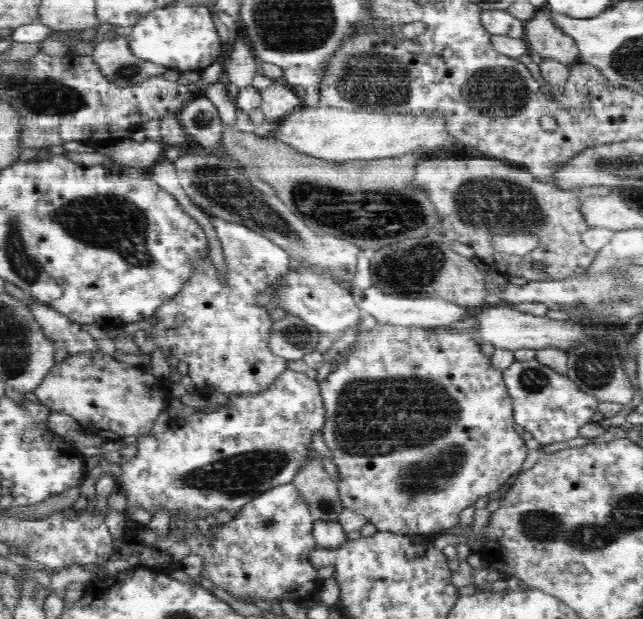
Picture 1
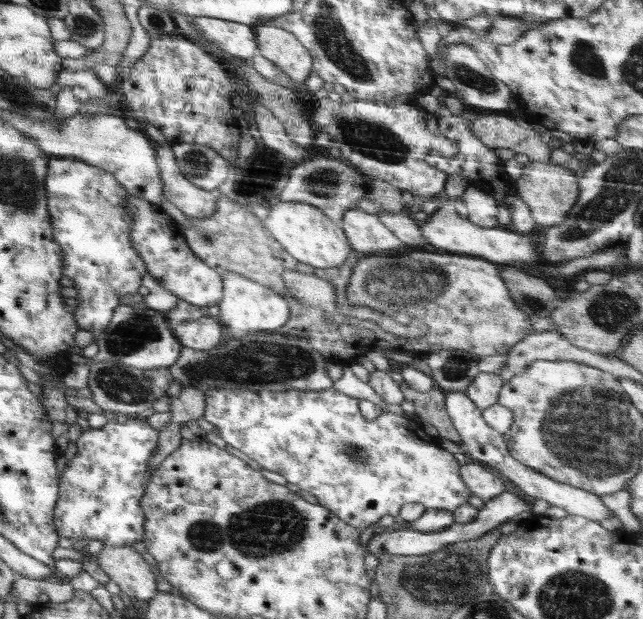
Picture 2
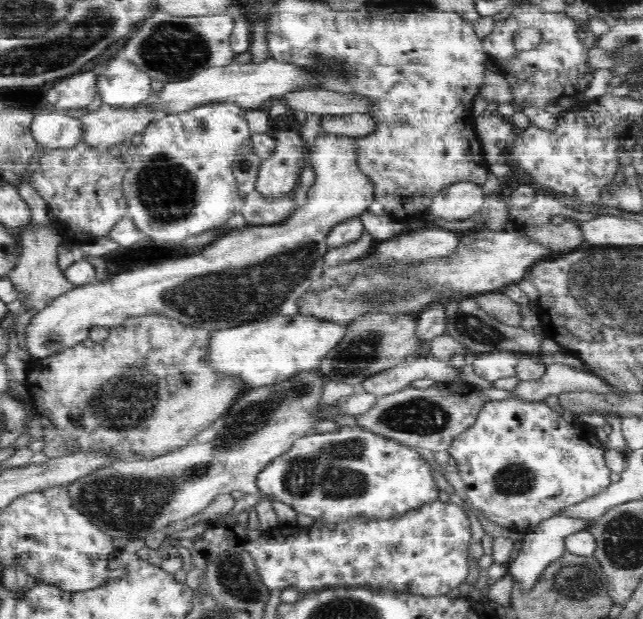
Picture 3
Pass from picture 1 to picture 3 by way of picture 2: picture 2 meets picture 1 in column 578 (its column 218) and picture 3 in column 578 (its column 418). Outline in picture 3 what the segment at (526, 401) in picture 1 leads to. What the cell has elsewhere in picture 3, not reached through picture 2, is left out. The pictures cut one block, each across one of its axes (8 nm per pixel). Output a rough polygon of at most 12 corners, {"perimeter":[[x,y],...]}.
{"perimeter":[[488,401],[447,451],[472,508],[528,533],[610,487],[544,401]]}

